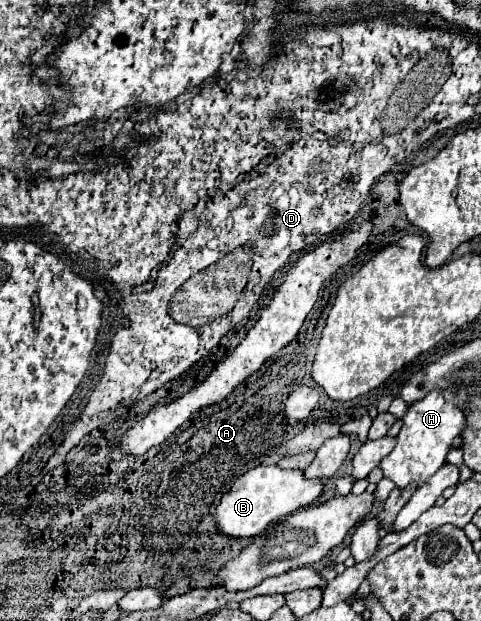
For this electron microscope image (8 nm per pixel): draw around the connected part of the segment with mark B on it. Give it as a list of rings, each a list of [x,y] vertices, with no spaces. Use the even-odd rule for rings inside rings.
[[[258,465],[234,481],[228,493],[216,507],[214,521],[220,535],[226,537],[254,537],[270,525],[288,517],[292,511],[308,507],[318,501],[322,493],[320,479],[304,479],[302,471],[284,471],[278,465]]]

